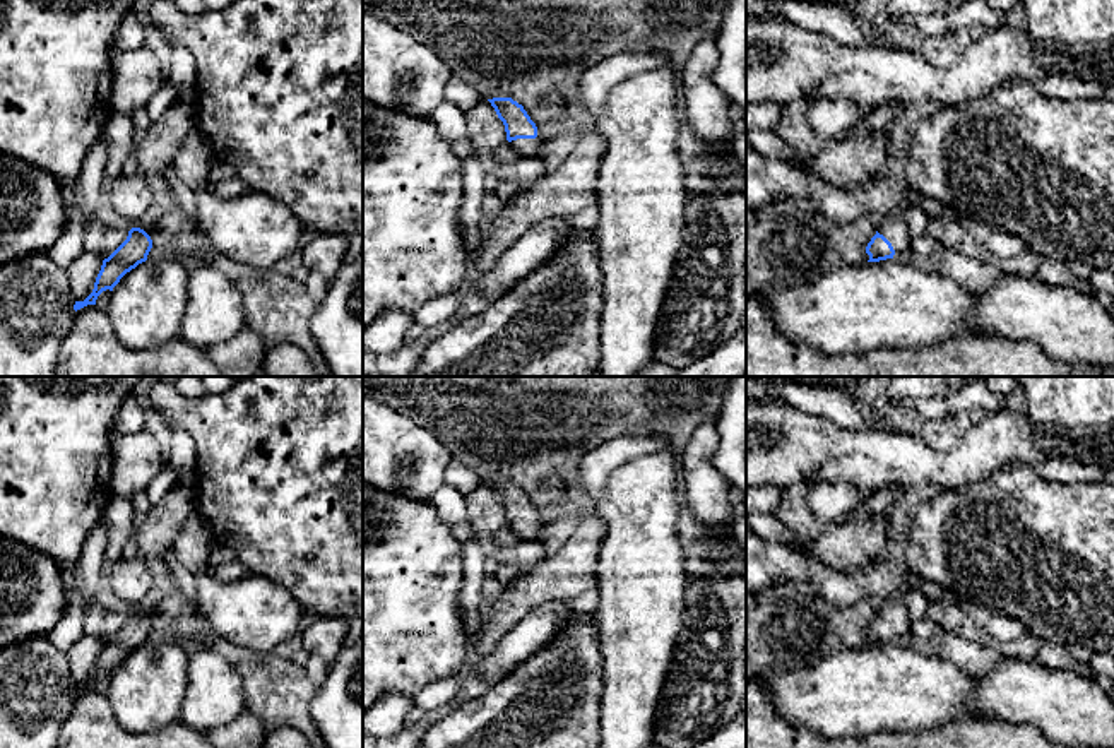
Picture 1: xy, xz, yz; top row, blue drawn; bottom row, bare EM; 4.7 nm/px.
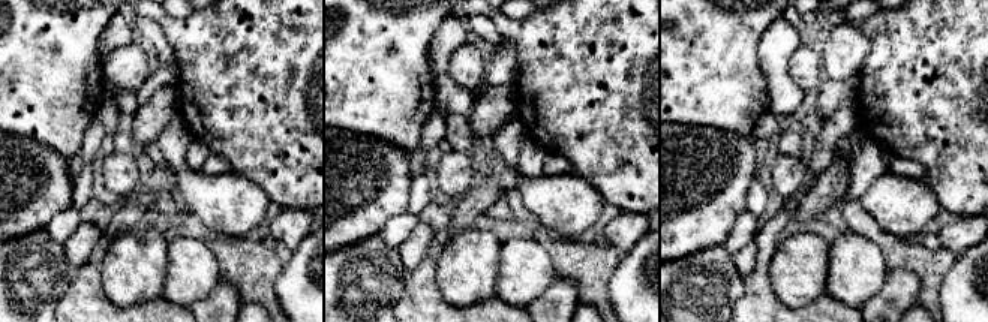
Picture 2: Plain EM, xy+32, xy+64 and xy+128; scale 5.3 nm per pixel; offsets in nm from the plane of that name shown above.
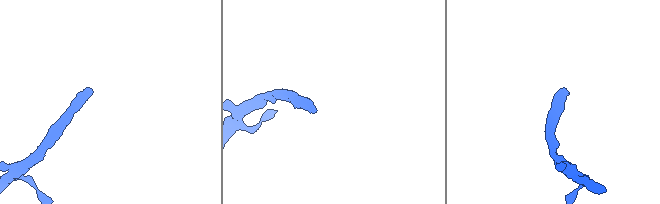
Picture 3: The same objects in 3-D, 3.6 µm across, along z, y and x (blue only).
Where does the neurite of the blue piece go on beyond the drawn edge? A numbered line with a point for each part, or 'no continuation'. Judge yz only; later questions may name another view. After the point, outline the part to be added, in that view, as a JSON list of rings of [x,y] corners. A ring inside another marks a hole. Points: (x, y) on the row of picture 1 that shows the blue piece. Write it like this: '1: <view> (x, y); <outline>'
1: yz (894, 228); [[[902,214],[883,219],[883,223],[880,224],[876,231],[892,243],[895,252],[910,250],[912,240],[909,234],[907,221]]]

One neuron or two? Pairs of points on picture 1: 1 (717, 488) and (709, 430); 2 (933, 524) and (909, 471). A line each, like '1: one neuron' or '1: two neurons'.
1: one neuron
2: two neurons

